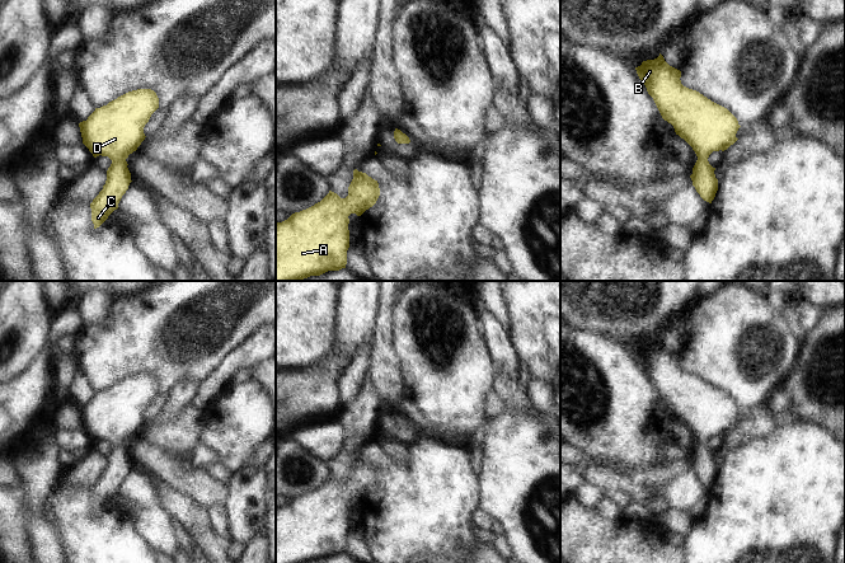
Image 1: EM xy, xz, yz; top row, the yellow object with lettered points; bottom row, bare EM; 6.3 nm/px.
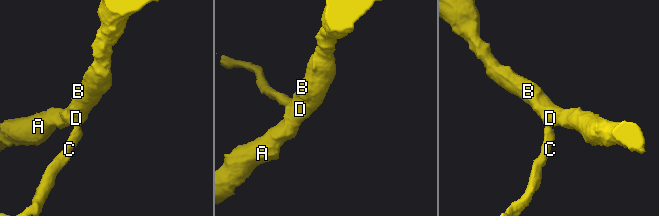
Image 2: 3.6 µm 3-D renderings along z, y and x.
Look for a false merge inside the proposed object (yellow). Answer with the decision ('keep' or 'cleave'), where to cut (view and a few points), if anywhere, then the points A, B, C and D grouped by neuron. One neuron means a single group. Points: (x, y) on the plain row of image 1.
keep; cut none; groups A B C D

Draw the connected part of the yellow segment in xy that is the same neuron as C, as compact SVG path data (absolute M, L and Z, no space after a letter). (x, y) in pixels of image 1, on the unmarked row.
M137 374L95 393L86 405L79 408L83 428L93 441L112 445L105 469L90 488L94 513L118 493L128 474L132 465L126 444L145 424L144 412L158 393L159 383L154 375Z

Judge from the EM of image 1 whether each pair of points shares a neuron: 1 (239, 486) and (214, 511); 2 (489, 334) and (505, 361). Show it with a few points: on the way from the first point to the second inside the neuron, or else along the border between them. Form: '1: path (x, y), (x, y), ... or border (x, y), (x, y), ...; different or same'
1: border (223, 505), (226, 512), (226, 530), (229, 534); different
2: path (496, 341), (503, 355); same

